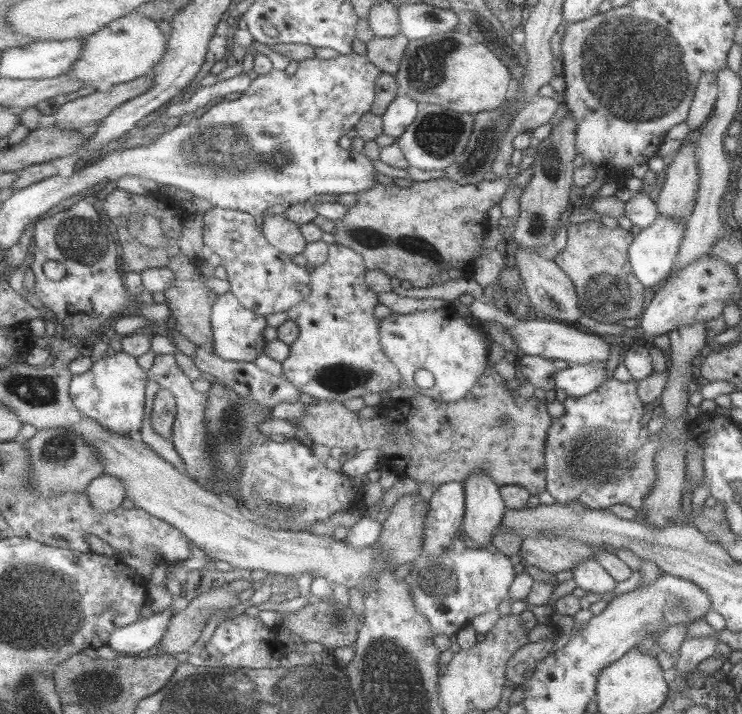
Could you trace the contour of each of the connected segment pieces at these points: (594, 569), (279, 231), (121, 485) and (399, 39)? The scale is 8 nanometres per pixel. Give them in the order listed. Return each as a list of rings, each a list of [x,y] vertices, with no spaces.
[[[595,558],[574,565],[572,572],[577,586],[588,593],[606,594],[617,585],[617,580]]]
[[[271,214],[264,220],[264,234],[273,246],[294,257],[304,254],[310,244],[301,226],[290,221],[285,214]]]
[[[105,475],[96,479],[87,490],[87,493],[100,512],[114,512],[128,500],[126,482],[116,476]]]
[[[402,33],[386,38],[373,37],[369,41],[370,52],[367,55],[382,73],[394,75],[400,70],[399,58],[404,54],[408,43],[408,38]]]

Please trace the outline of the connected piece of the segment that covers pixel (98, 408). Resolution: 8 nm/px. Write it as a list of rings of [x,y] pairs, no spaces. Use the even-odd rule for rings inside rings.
[[[126,351],[104,356],[86,374],[75,375],[72,384],[72,398],[79,409],[101,422],[114,432],[137,436],[146,420],[146,388],[152,380],[149,370],[144,370],[138,357]]]

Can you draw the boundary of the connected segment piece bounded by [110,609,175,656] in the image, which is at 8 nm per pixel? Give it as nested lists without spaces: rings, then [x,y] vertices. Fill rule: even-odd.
[[[172,609],[114,631],[110,647],[122,655],[137,655],[160,646],[174,618]]]

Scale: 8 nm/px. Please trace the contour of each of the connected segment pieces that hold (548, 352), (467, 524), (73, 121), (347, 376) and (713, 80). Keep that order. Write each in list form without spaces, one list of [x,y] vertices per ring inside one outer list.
[[[524,318],[513,328],[506,328],[518,345],[519,355],[542,356],[550,360],[565,360],[570,366],[600,362],[606,364],[610,358],[610,345],[599,335],[582,329],[579,325],[567,326],[566,323],[553,320],[532,320]]]
[[[483,473],[474,474],[462,485],[465,496],[462,530],[481,549],[488,548],[508,509],[500,486]]]
[[[146,75],[140,79],[115,85],[106,92],[96,91],[90,96],[77,98],[62,105],[56,112],[58,128],[82,130],[93,135],[112,112],[122,104],[150,91],[156,85],[156,76]]]
[[[335,242],[331,244],[328,262],[317,267],[312,274],[314,293],[304,303],[289,310],[291,320],[298,322],[301,327],[301,336],[292,345],[292,354],[285,362],[285,374],[302,392],[319,400],[346,402],[356,396],[366,396],[368,392],[384,394],[403,386],[398,366],[382,348],[378,320],[374,318],[374,306],[378,304],[378,298],[367,280],[369,272],[365,258],[360,253]]]
[[[704,72],[698,80],[698,86],[686,118],[693,132],[698,131],[702,124],[712,116],[717,98],[717,76]]]

